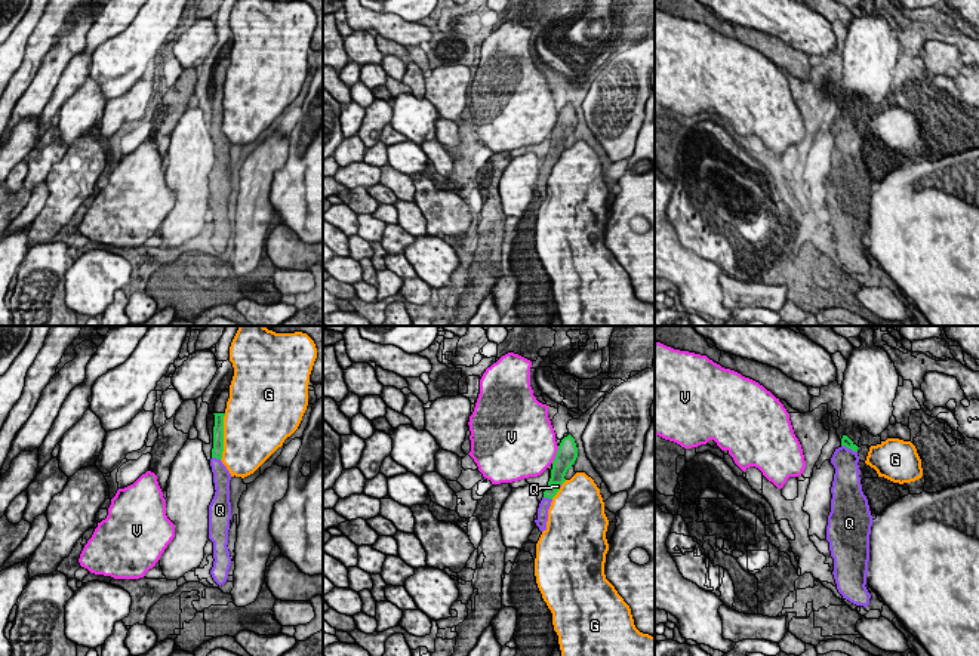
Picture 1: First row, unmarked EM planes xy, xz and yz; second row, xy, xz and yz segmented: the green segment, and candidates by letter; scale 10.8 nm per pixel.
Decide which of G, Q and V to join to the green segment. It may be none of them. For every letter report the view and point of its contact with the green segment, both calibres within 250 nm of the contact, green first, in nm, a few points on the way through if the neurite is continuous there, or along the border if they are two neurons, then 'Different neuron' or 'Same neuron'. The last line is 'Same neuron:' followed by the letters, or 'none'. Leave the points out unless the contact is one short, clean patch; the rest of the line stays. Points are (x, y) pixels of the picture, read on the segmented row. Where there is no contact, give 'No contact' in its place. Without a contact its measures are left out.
G: Touches green at xy (222, 437). Thickness 130 nm (green) against 480 nm. Different neuron
Q: Touches green at yz (849, 447). Thickness 100 nm (green) against 280 nm. Same neuron
V: Touches green at xz (556, 455). Thickness 220 nm (green) against 480 nm. Different neuron
Same neuron: Q

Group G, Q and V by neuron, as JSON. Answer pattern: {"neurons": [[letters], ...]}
{"neurons": [["G"], ["Q"], ["V"]]}

